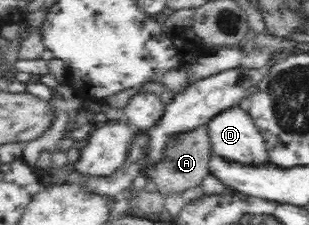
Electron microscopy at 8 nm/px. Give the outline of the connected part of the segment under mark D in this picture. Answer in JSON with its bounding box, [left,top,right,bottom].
[206,105,269,163]

